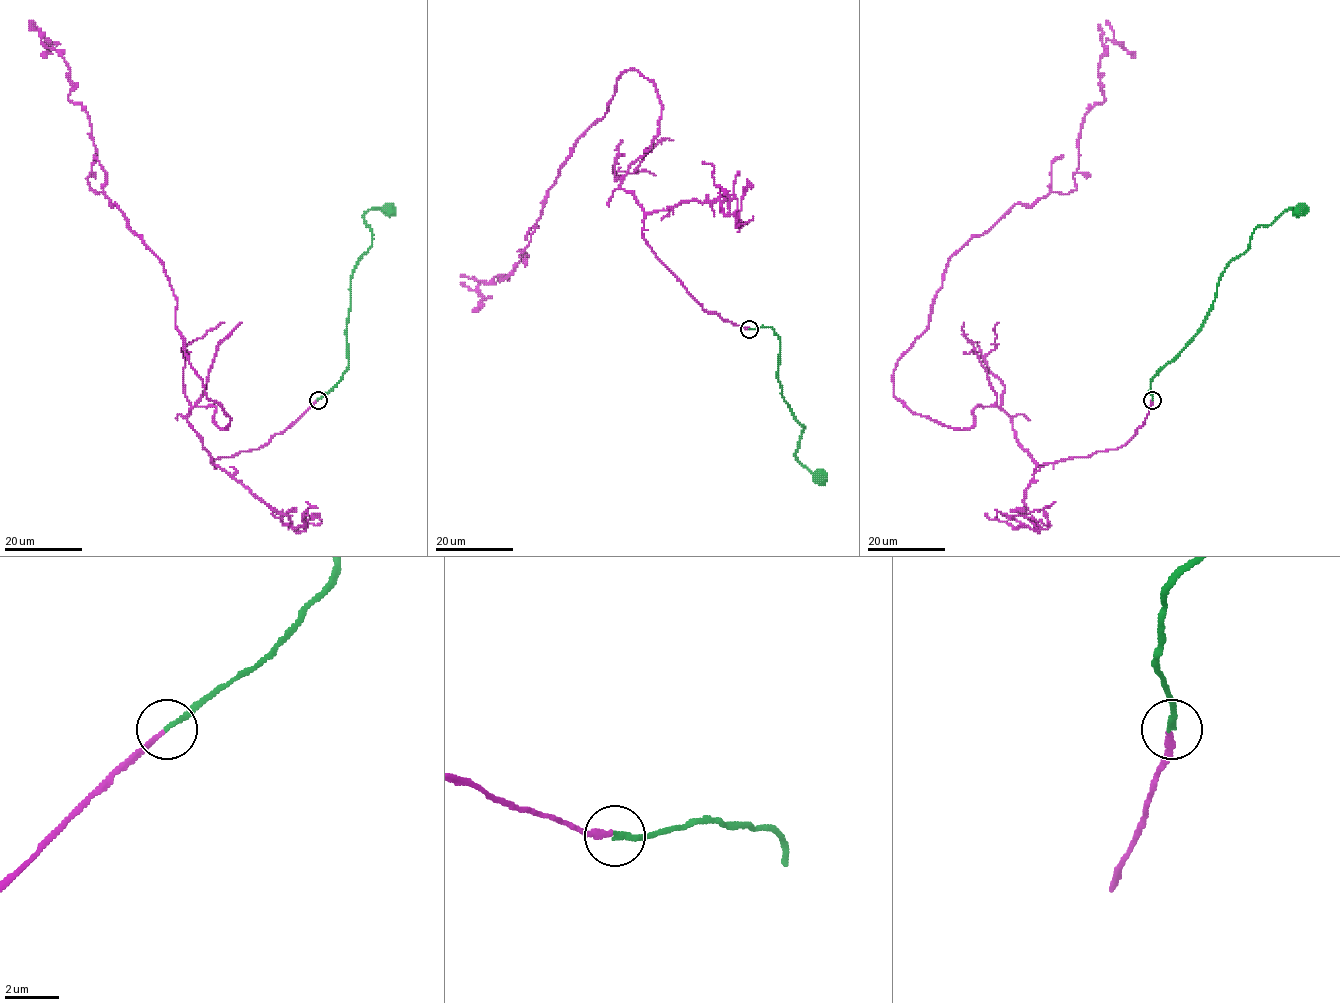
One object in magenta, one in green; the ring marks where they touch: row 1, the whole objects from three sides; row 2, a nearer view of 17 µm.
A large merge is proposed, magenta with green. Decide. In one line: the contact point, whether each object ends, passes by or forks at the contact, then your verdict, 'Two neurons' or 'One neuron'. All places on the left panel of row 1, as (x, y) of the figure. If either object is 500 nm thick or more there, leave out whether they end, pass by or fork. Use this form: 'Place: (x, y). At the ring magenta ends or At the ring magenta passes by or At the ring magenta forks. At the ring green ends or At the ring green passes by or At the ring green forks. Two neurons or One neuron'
Place: (318, 400). At the ring magenta ends. At the ring green ends. One neuron

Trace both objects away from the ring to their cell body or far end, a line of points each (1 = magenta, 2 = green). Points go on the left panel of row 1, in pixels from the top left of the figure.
1: (318, 400), (212, 465), (189, 411), (230, 418), (161, 260), (91, 188), (69, 68), (46, 39), (41, 56)
2: (318, 400), (348, 370), (346, 326), (351, 276), (369, 248), (372, 232), (364, 215), (374, 208), (395, 208)

